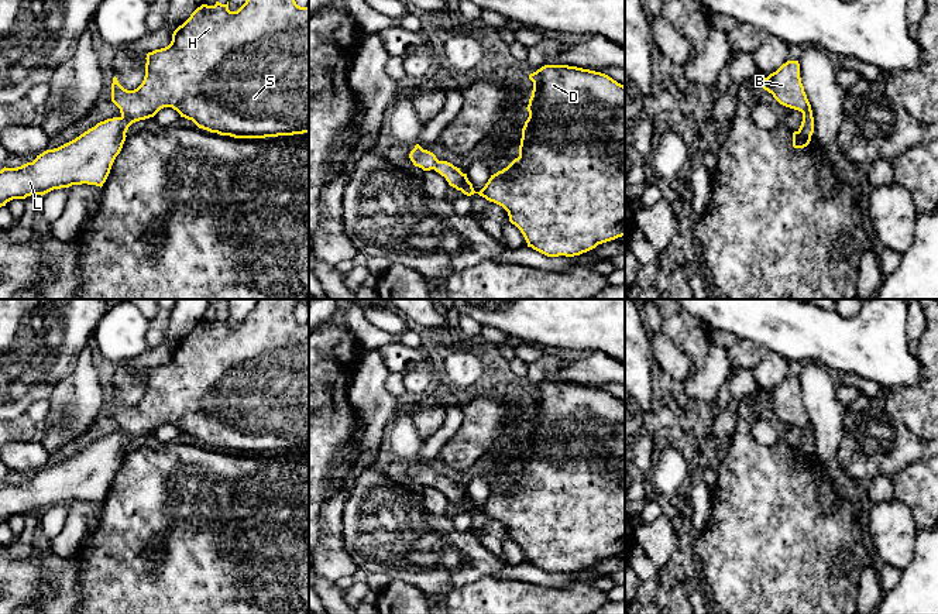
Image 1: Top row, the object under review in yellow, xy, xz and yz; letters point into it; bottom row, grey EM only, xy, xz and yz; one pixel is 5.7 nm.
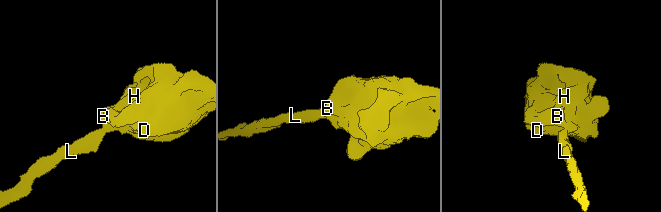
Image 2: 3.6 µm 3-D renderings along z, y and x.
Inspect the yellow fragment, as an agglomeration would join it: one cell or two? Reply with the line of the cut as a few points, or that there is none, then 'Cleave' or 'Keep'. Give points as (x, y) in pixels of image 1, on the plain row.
No split. Keep

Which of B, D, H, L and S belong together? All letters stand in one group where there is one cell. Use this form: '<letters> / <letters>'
B D H L S

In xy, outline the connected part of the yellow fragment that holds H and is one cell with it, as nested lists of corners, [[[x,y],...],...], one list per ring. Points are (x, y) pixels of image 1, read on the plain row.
[[[257,299],[255,306],[237,327],[229,326],[229,318],[226,320],[216,318],[214,322],[202,320],[197,323],[190,333],[173,347],[172,357],[168,363],[147,370],[145,392],[137,405],[127,407],[118,399],[116,392],[113,394],[111,418],[120,425],[120,433],[97,439],[75,456],[37,471],[32,478],[27,478],[17,484],[4,483],[0,487],[0,524],[6,522],[6,519],[13,515],[25,515],[31,511],[42,512],[54,505],[69,504],[72,501],[87,500],[102,504],[110,490],[116,473],[123,464],[128,443],[135,438],[154,433],[164,423],[172,423],[181,431],[181,433],[192,436],[199,445],[234,455],[265,455],[309,449],[309,322],[300,323],[296,320],[293,313],[296,302],[298,299]]]

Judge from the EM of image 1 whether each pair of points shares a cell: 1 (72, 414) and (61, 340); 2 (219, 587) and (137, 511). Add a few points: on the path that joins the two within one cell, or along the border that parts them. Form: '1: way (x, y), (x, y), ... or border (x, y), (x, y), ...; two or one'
1: border (79, 360), (47, 398); two
2: way (205, 562), (192, 539), (177, 524), (162, 518); one

